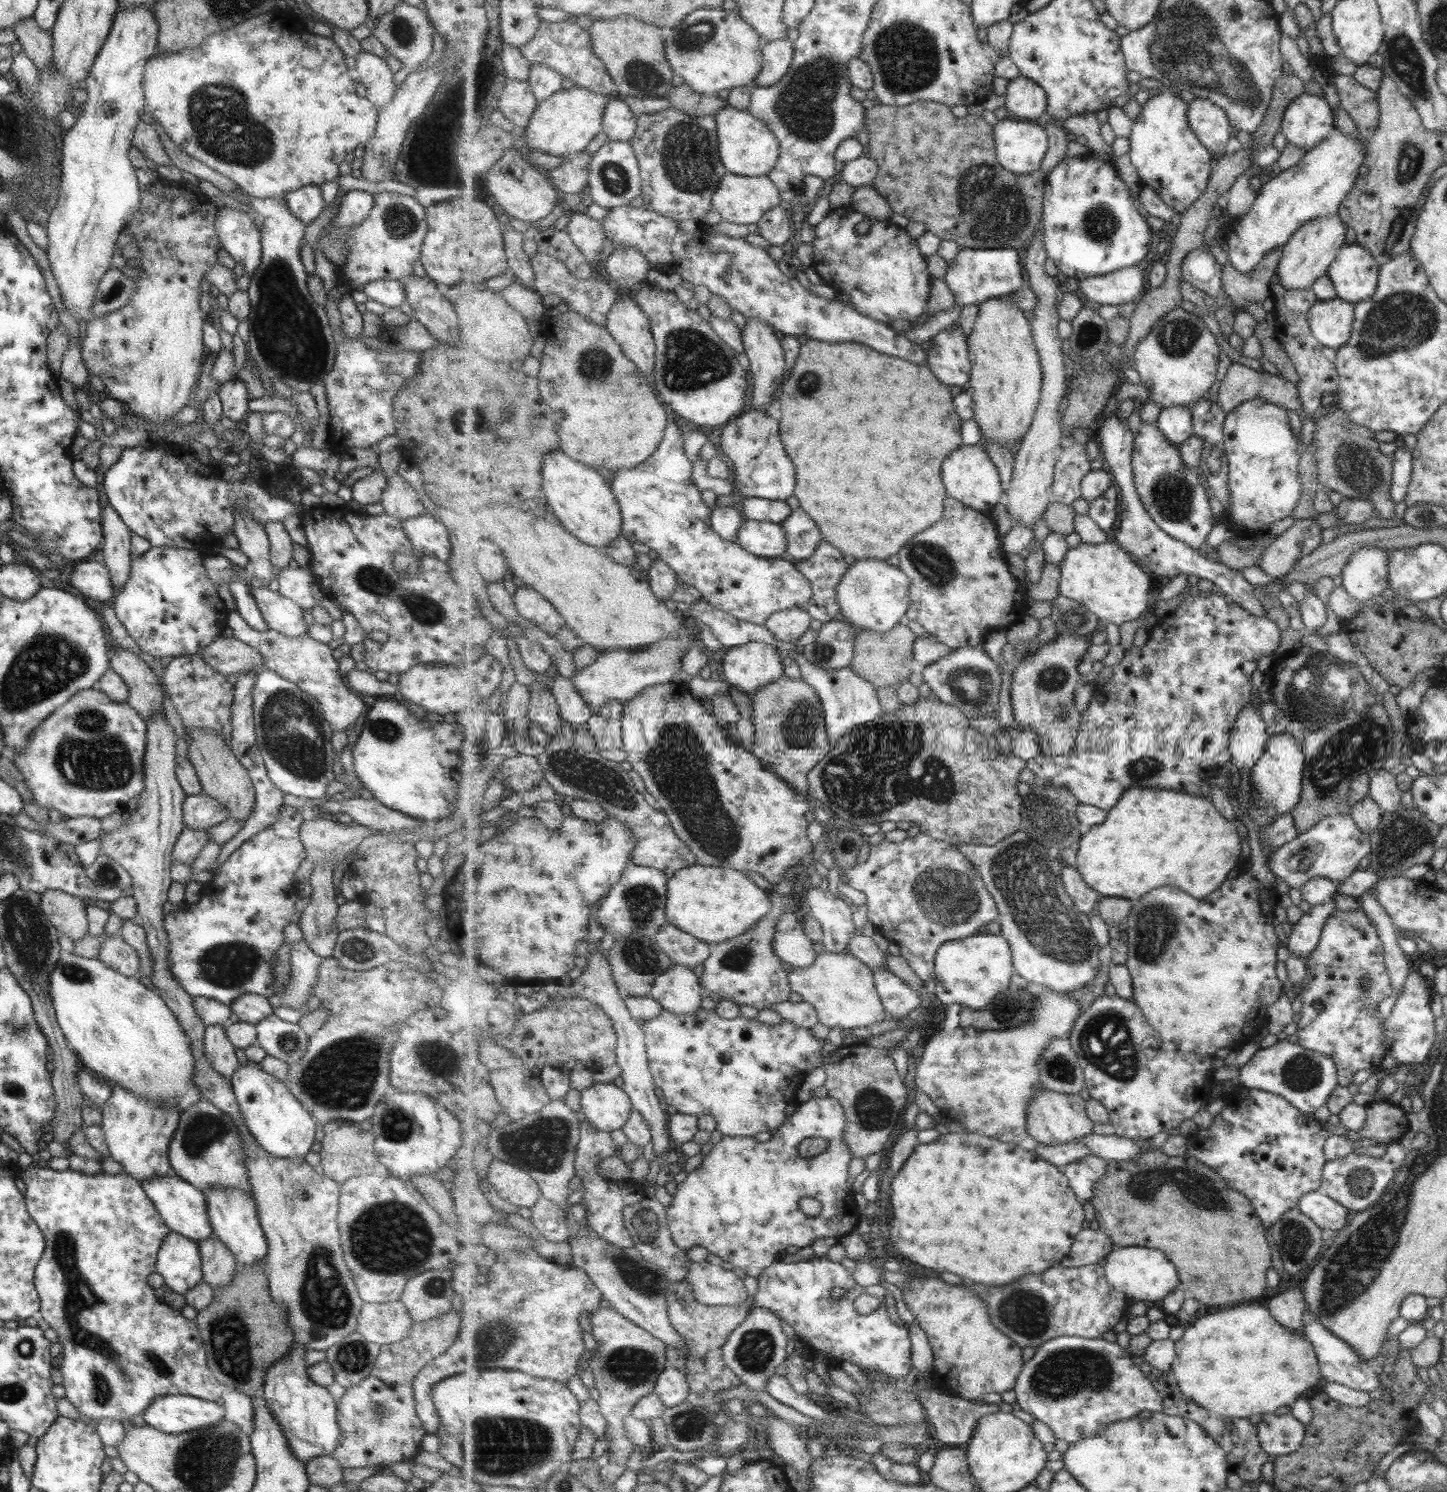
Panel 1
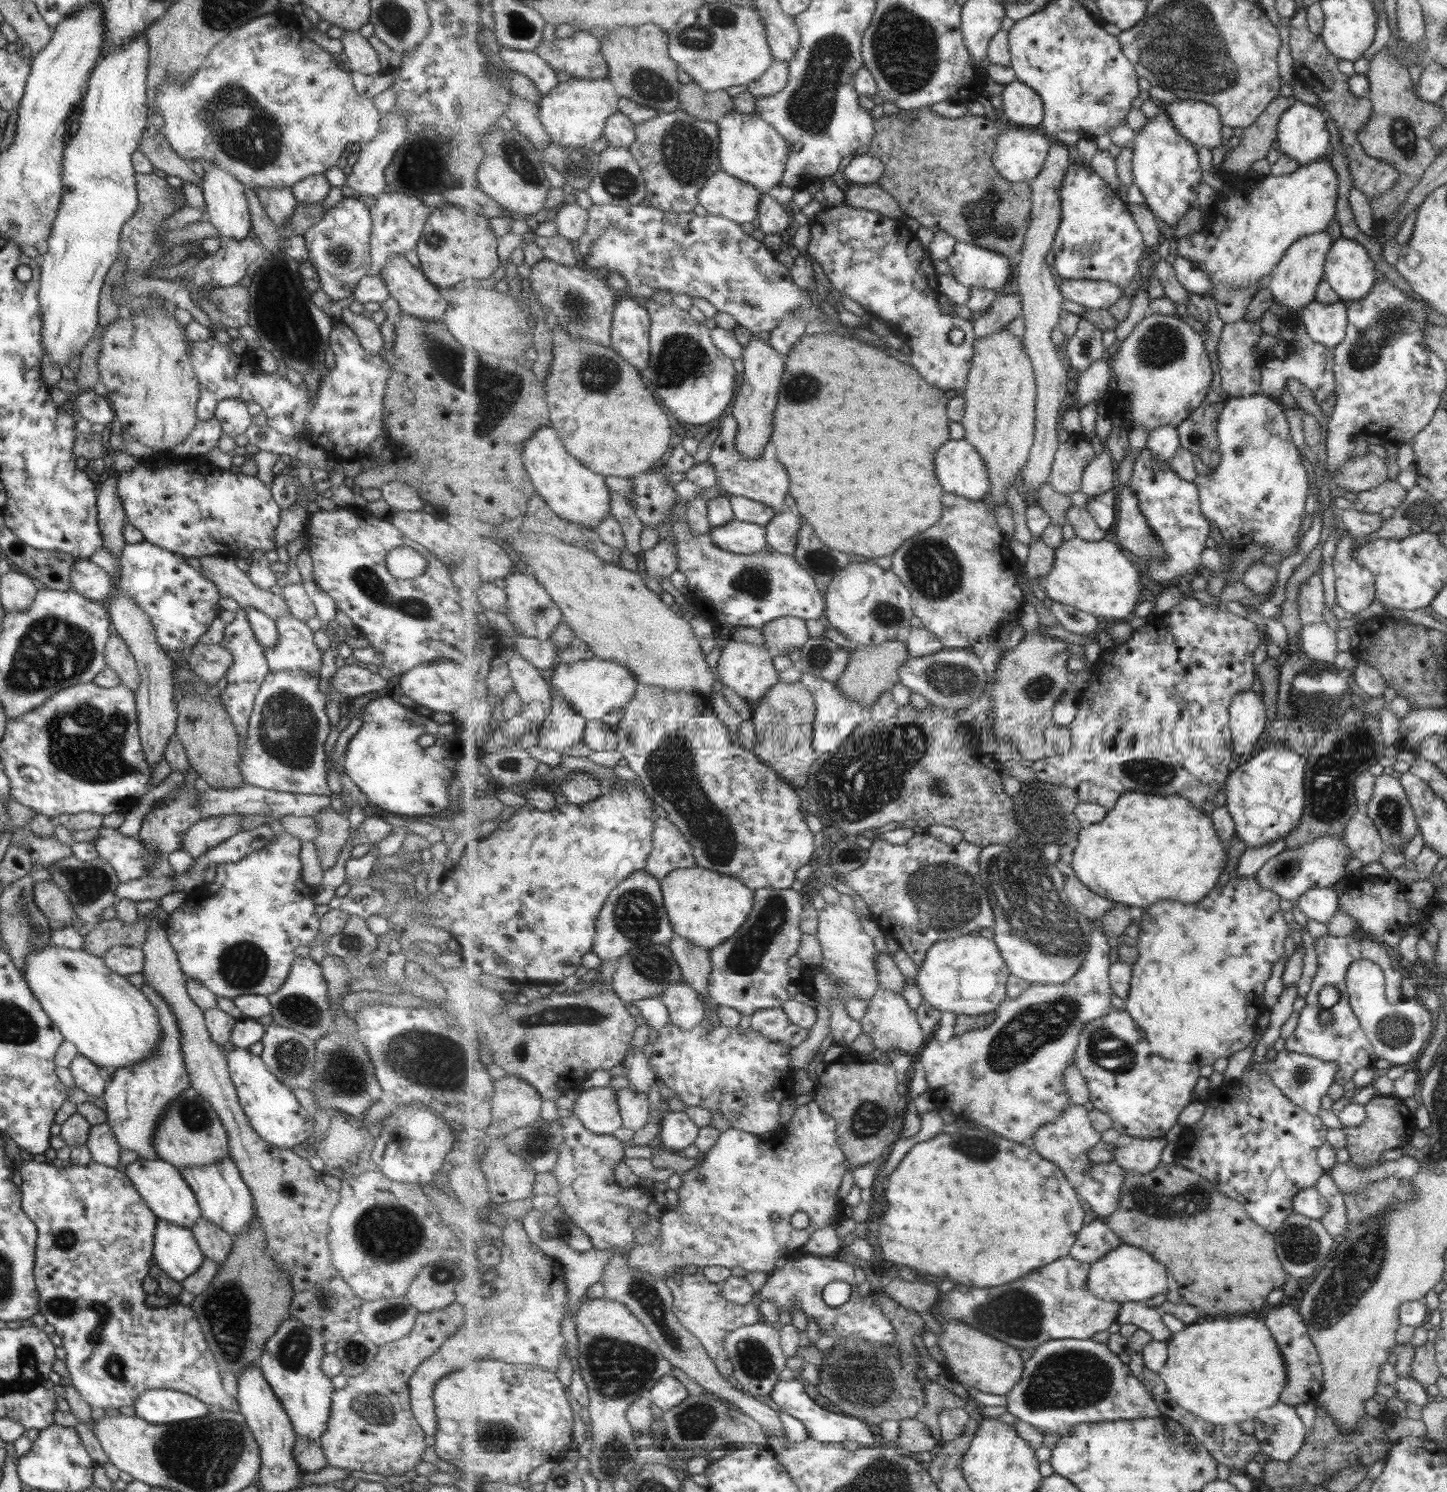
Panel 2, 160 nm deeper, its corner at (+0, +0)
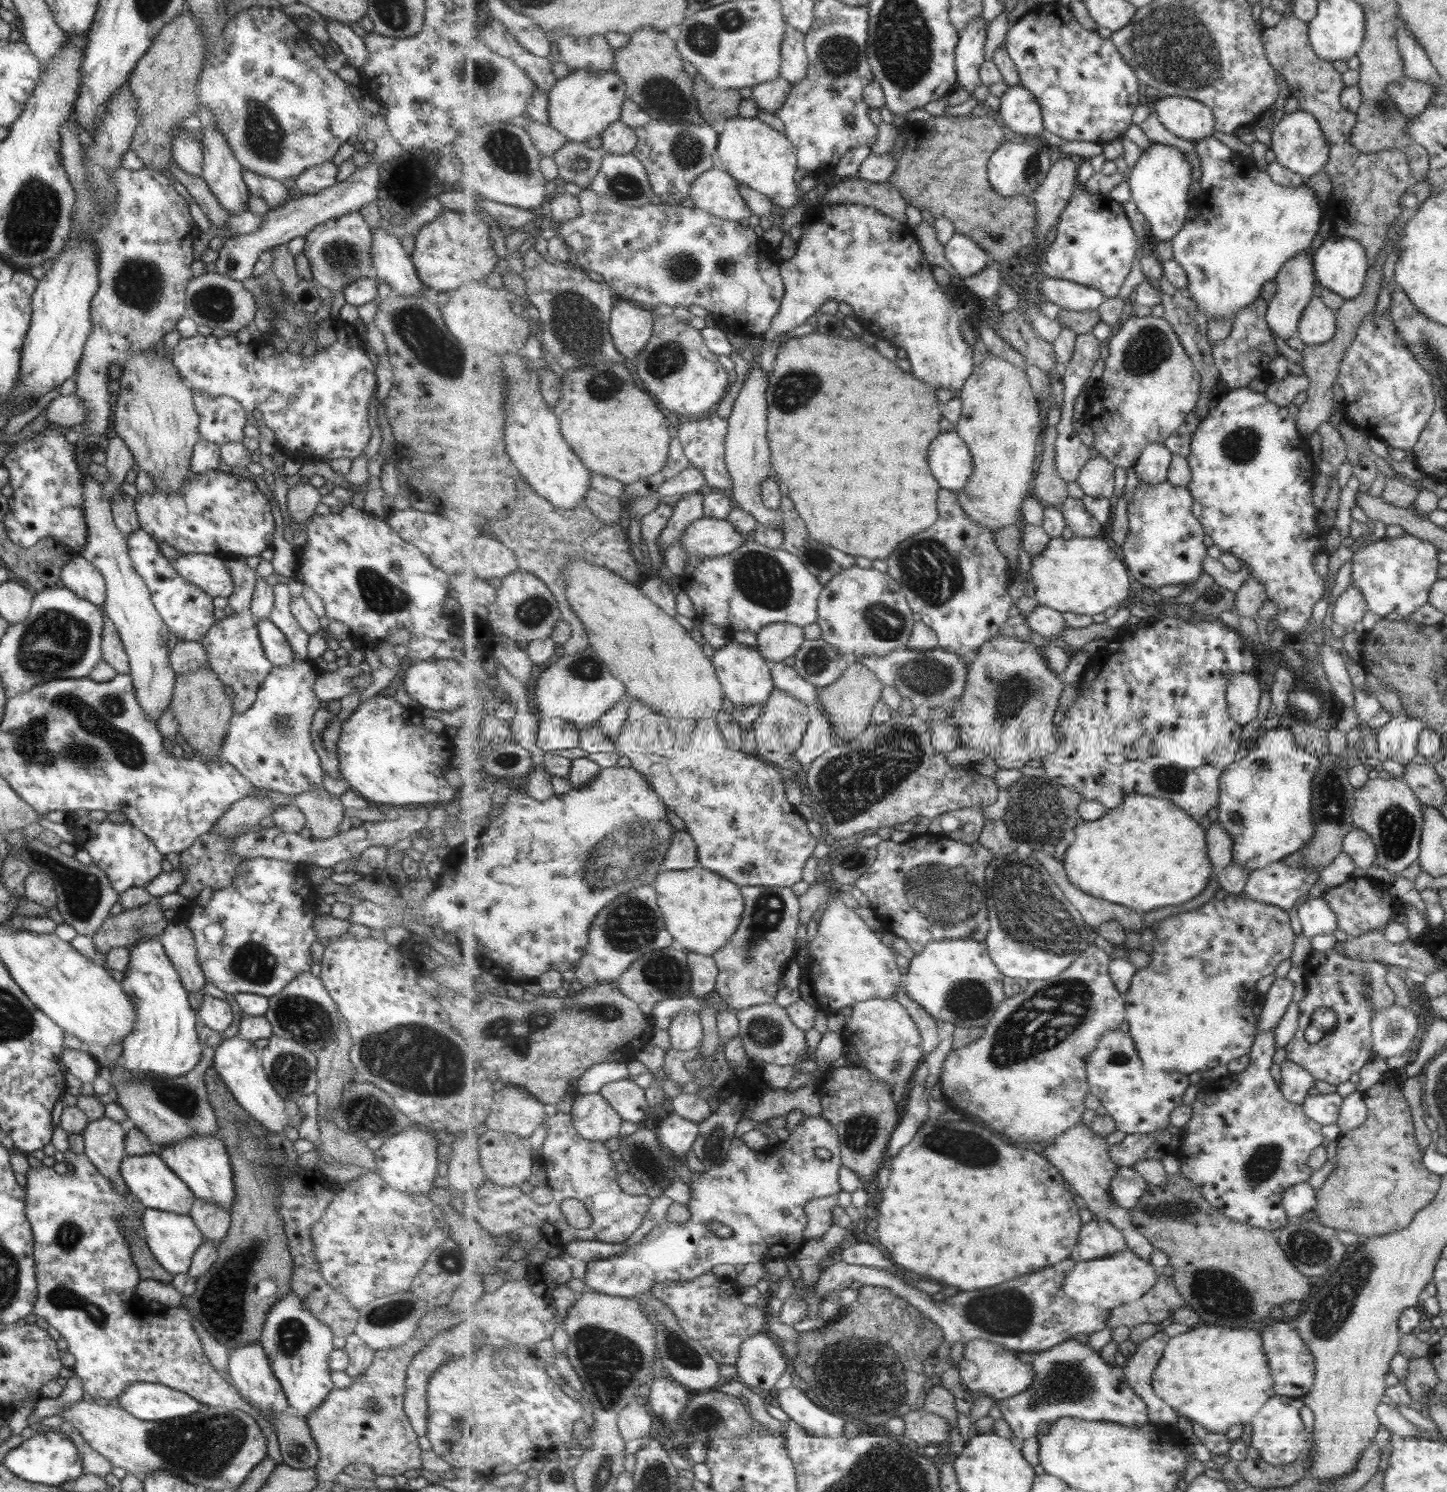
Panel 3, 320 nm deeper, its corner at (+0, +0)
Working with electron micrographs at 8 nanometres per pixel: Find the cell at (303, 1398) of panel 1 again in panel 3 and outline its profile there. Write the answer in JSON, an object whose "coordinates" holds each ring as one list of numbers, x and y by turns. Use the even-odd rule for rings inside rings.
{"coordinates":[[291,1291,286,1293,267,1311,258,1341,283,1389,286,1403,296,1408,299,1416,304,1418,312,1408,323,1402,333,1388,328,1367,328,1356,333,1350,332,1332,295,1298,295,1294]]}

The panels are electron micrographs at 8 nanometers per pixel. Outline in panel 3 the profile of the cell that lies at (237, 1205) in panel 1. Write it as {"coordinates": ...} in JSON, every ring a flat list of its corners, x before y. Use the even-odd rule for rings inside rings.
{"coordinates":[[191,1135,171,1146,163,1146,157,1155,169,1170,187,1185,195,1198,205,1199,215,1203,219,1208,230,1210,234,1197,231,1164,221,1140,213,1135]]}

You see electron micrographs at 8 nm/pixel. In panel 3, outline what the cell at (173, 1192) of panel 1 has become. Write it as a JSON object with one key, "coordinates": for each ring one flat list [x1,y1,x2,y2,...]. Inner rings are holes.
{"coordinates":[[154,1152,143,1156,124,1156,119,1163,119,1174,128,1192,148,1209,162,1210,175,1214,188,1214,195,1197,184,1182,181,1182,169,1167]]}

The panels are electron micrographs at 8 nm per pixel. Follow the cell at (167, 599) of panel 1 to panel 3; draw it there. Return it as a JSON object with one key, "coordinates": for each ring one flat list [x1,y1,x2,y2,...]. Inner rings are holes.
{"coordinates":[[141,528,133,530,126,538,127,556,133,564,133,570,141,578,149,590,149,598,159,617,163,619,173,641,200,642,205,631,214,626,212,598,197,589,194,584,183,581,171,564,161,554,158,544]]}

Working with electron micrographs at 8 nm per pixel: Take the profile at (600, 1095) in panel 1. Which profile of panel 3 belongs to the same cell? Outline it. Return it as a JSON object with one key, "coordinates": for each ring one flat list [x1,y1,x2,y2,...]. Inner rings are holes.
{"coordinates":[[600,1093,578,1095,570,1113,579,1134,589,1140,619,1137,623,1118]]}

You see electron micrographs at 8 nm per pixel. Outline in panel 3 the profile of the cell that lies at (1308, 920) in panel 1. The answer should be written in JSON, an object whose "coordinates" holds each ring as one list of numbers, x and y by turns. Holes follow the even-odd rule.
{"coordinates":[[1286,977,1276,978,1271,982,1262,997,1256,1031,1263,1033,1275,1029,1279,1018,1291,1002,1291,992,1293,992,1293,985]]}

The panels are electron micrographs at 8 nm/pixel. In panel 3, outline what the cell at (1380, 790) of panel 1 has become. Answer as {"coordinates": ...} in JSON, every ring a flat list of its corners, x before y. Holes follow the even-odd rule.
{"coordinates":[[1367,779,1359,790,1353,790,1352,828,1360,828,1370,836,1375,847,1374,864,1390,874,1401,872,1416,862,1423,816,1415,795,1401,779]]}

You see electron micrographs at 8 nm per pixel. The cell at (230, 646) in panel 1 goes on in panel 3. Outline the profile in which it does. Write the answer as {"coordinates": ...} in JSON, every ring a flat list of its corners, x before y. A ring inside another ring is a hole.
{"coordinates":[[172,641,168,652,169,668,175,675,195,672,199,668,209,668,206,654,200,642]]}

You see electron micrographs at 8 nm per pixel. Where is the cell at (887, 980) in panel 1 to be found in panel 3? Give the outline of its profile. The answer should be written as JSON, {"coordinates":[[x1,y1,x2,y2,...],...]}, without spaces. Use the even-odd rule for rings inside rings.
{"coordinates":[[881,998,856,1002,841,1034,849,1047,855,1047,859,1059,862,1060,862,1068,887,1083,891,1089,897,1084,906,1084,913,1080,917,1065,924,1059,921,1032,897,999]]}

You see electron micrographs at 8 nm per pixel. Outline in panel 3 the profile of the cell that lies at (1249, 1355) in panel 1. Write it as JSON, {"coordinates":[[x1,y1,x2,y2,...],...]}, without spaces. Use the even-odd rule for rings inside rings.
{"coordinates":[[1200,1324,1185,1334,1170,1337,1167,1348,1153,1375,1153,1386,1160,1396,1180,1415,1202,1424,1207,1430,1227,1434,1233,1424,1250,1423,1258,1409,1274,1395,1274,1379,1270,1375,1269,1362,1262,1349,1259,1330,1245,1330,1232,1326]]}

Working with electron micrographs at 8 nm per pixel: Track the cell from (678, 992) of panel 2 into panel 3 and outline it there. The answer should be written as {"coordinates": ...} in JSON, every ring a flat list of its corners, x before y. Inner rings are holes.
{"coordinates":[[683,1010,677,1013,667,1032,671,1040,671,1049,677,1051,693,1050,702,1045,704,1038,702,1019,695,1011]]}

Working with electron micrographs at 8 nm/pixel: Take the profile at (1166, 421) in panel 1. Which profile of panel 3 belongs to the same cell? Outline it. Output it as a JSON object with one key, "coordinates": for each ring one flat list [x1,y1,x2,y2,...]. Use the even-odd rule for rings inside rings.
{"coordinates":[[1154,442,1147,446,1136,463,1136,473,1140,482,1156,486,1168,480,1173,455,1163,442]]}

